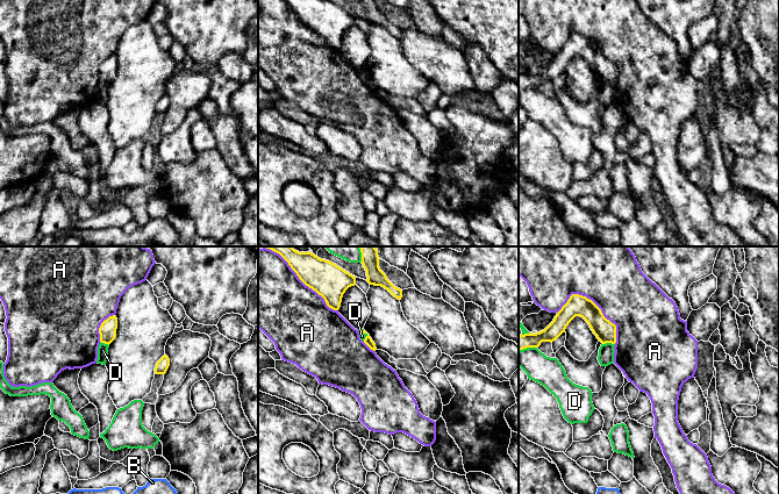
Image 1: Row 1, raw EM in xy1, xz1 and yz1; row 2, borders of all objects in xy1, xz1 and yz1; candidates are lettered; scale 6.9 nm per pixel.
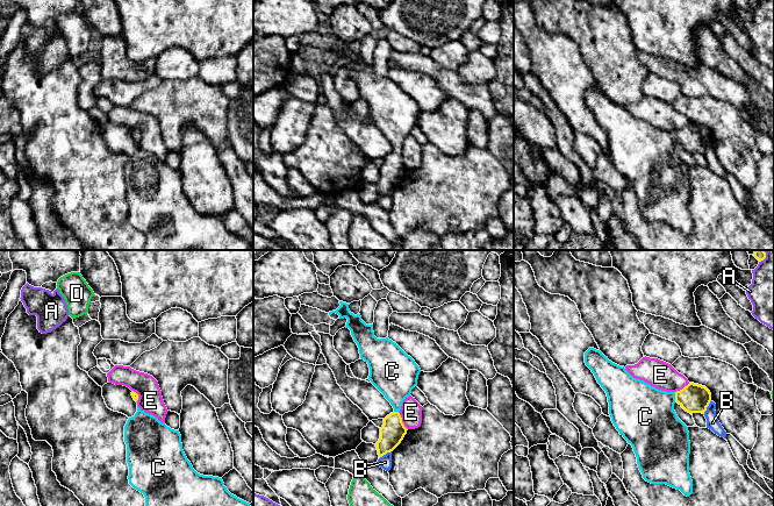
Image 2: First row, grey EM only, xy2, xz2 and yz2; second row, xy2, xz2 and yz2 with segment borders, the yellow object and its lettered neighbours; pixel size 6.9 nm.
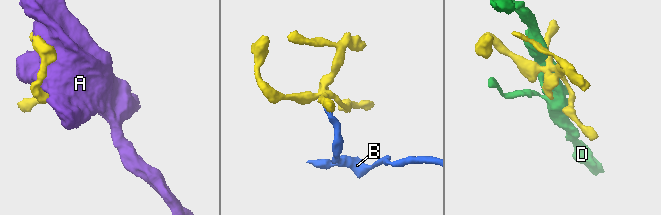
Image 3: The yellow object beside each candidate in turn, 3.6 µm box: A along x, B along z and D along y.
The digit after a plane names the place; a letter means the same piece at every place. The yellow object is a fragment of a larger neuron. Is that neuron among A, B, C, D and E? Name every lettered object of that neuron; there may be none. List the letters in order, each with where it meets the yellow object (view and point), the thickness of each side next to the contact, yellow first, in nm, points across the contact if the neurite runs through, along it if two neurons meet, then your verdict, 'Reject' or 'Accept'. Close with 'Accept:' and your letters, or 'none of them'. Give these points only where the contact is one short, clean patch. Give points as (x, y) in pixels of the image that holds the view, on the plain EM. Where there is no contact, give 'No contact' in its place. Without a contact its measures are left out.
A: Touches yellow at yz1 (595, 44). Thickness 150 nm (yellow) against 400 nm. Reject
B: Touches yellow at yz2 (707, 145). Thickness 200 nm (yellow) against 90 nm. Boundary: yz2 (710, 140), (703, 152). Reject
C: Touches yellow at yz2 (675, 136). Thickness 200 nm (yellow) against 400 nm. Path across: yz2 (694, 137), (675, 136), (665, 140), (645, 156). Accept
D: Touches yellow at yz1 (608, 81). Thickness 150 nm (yellow) against 110 nm. Reject
E: Touches yellow at xz2 (401, 161). Thickness 170 nm (yellow) against 150 nm. Boundary: xz2 (398, 151), (407, 169). Reject
Accept: C

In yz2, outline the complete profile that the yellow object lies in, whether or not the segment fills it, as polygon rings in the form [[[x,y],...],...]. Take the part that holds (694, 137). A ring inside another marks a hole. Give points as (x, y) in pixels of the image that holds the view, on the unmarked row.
[[[594,87],[585,92],[585,102],[605,130],[611,161],[619,173],[632,185],[643,218],[651,223],[666,223],[689,236],[693,233],[693,220],[689,213],[689,171],[678,157],[674,143],[678,142],[690,154],[704,154],[711,141],[710,130],[694,122],[689,122],[676,131],[658,129],[644,120],[633,117],[624,106],[612,102]]]

